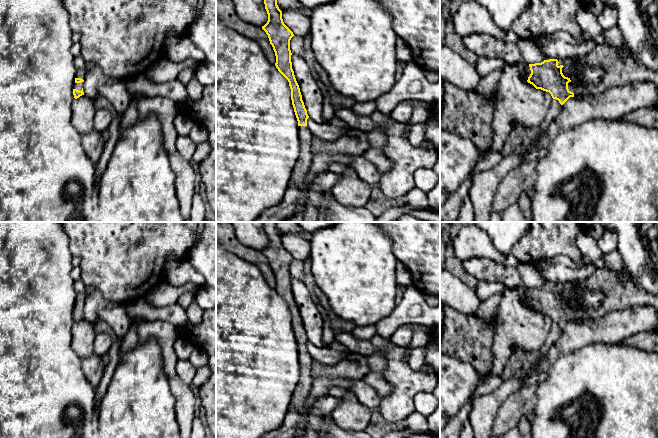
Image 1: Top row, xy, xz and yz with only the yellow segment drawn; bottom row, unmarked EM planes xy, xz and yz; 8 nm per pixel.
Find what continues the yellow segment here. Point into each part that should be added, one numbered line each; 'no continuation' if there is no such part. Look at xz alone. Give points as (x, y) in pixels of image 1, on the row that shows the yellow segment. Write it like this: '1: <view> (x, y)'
1: xz (302, 166)

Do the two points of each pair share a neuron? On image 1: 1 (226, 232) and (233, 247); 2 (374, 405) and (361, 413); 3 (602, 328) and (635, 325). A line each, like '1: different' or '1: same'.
1: same
2: different
3: same

